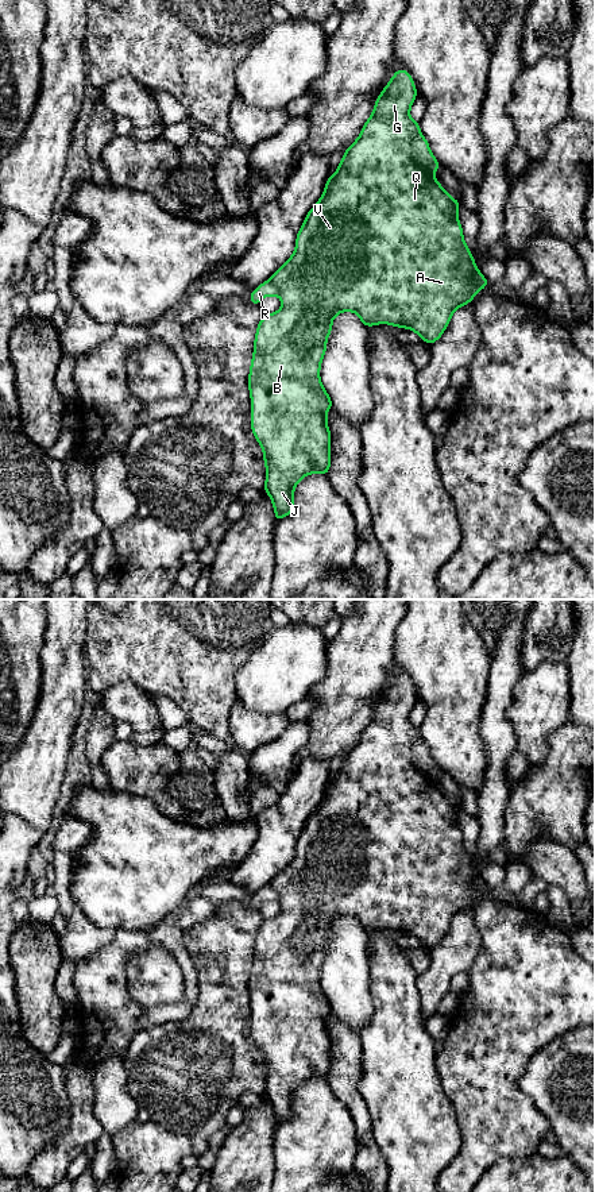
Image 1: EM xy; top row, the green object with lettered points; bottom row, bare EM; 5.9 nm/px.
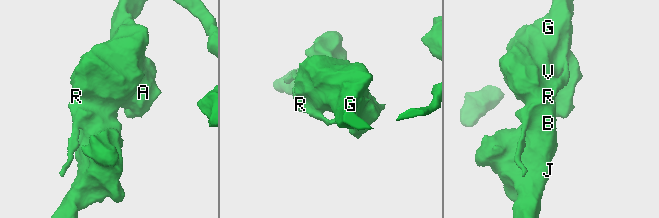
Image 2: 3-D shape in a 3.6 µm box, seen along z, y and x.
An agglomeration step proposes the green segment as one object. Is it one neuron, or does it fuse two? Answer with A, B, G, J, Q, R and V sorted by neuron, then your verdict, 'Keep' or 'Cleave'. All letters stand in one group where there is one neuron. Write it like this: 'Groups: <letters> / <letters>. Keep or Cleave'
Groups: A B G J Q V / R. Cleave

